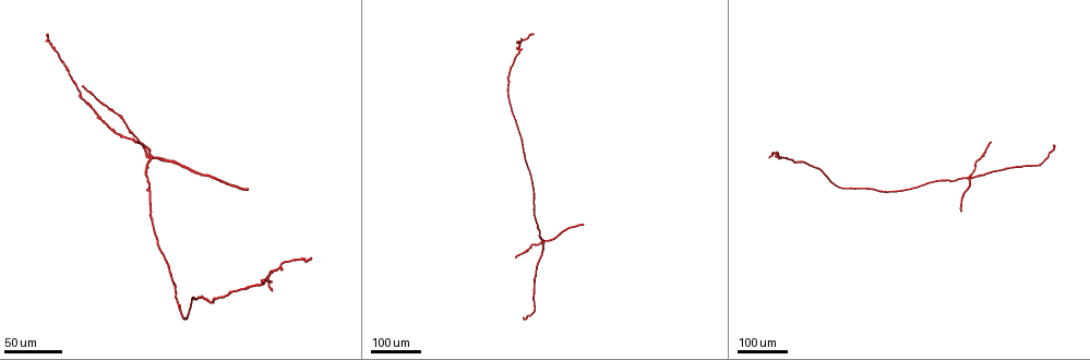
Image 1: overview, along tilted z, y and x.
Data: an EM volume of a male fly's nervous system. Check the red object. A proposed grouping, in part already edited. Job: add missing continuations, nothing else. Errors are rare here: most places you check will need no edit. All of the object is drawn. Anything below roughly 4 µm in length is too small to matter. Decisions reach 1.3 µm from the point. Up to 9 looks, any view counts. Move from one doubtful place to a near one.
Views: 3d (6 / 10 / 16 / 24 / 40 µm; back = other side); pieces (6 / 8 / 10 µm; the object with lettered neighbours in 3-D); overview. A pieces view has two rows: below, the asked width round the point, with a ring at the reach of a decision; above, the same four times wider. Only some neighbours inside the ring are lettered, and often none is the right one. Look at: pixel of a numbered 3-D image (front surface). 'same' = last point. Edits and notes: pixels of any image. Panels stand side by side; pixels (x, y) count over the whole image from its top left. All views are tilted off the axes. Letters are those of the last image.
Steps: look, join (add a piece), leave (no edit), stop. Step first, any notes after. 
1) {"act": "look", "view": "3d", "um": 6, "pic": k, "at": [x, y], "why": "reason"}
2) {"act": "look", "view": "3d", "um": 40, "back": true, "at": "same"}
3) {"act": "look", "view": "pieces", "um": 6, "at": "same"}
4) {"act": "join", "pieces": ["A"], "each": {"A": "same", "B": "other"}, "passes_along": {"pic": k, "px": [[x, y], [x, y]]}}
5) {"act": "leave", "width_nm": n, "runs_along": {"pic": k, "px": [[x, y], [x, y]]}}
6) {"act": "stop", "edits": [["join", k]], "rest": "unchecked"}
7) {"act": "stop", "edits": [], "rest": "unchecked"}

{"act": "look", "view": "3d", "um": 40, "pic": 1, "at": [246, 190], "why": "branch stops here"}

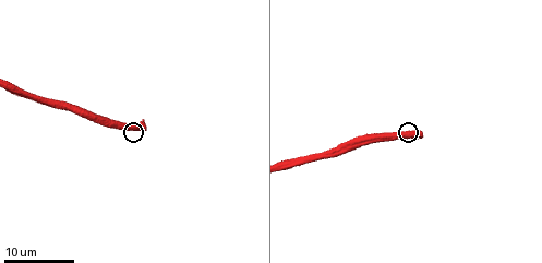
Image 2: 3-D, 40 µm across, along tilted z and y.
{"act": "look", "view": "pieces", "um": 10, "pic": 2, "at": [145, 129], "why": "what lies round it"}

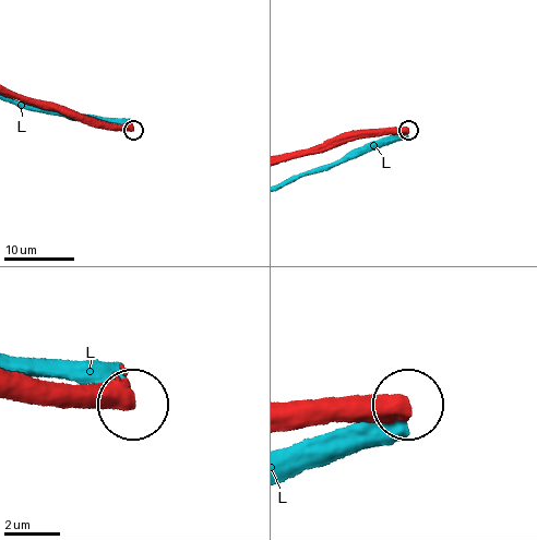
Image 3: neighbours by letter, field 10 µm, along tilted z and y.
{"act": "leave", "width_nm": 590, "each": {"L": "other"}, "runs_along": {"pic": 3, "px": [[297, 153], [406, 129]]}, "found": "none of them fits"}

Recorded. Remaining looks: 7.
{"act": "look", "view": "3d", "um": 40, "pic": 1, "at": [514, 259], "why": "end of a long branch"}

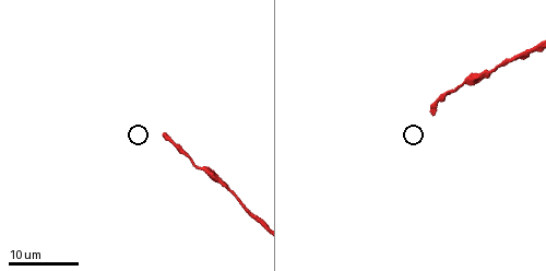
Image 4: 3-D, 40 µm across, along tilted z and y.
{"act": "look", "view": "pieces", "um": 6, "pic": 4, "at": [434, 112]}

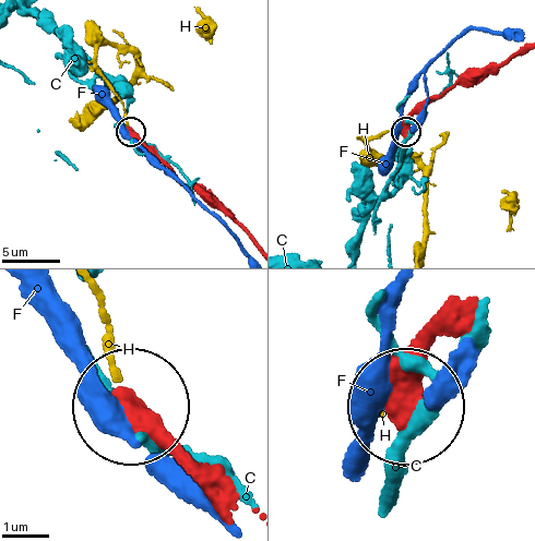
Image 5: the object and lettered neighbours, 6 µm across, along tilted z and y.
{"act": "leave", "each": {"C": "other", "F": "other", "H": "other"}, "runs_along": {"pic": 5, "px": [[524, 52], [429, 100], [413, 115], [406, 132]]}, "found": "none of them fits"}

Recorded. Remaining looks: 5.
{"act": "look", "view": "3d", "um": 40, "pic": 1, "at": [984, 153], "why": "branch stops here"}

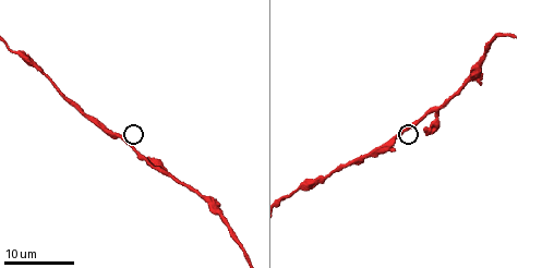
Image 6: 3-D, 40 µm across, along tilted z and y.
{"act": "look", "view": "pieces", "um": 6, "pic": 6, "at": [426, 136]}

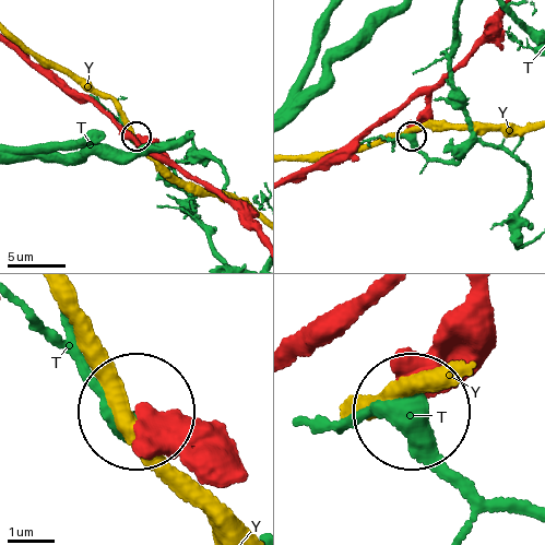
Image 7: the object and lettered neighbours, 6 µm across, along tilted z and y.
{"act": "leave", "each": {"T": "other", "Y": "other"}, "runs_along": {"pic": 7, "px": [[241, 462], [137, 413]]}, "found": "no lettered piece goes on from it"}

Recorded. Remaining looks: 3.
{"act": "look", "view": "3d", "um": 40, "pic": 1, "at": [520, 38], "why": "free end"}

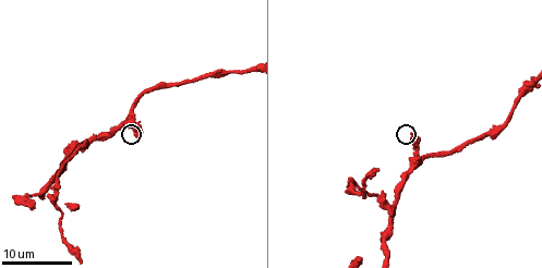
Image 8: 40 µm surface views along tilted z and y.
{"act": "look", "view": "pieces", "um": 6, "pic": 8, "at": [414, 133]}

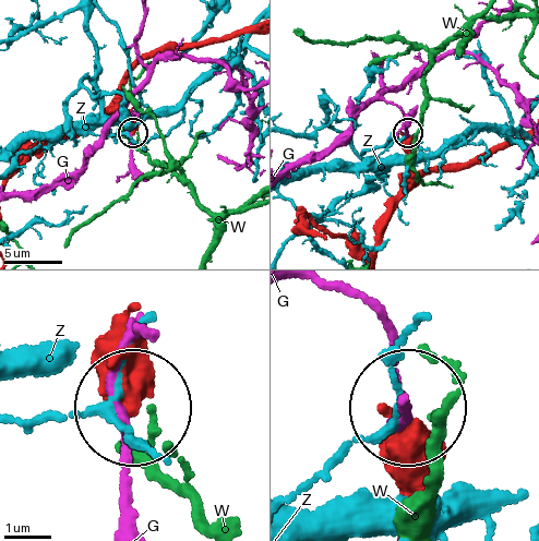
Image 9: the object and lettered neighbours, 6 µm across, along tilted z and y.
{"act": "leave", "each": {"G": "other", "W": "other", "Z": "other"}, "runs_along": {"pic": 9, "px": [[396, 487], [397, 429], [409, 419]]}, "found": "no lettered piece goes on from it"}

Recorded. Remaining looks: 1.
{"act": "stop", "edits": [], "rest": "unchecked"}

